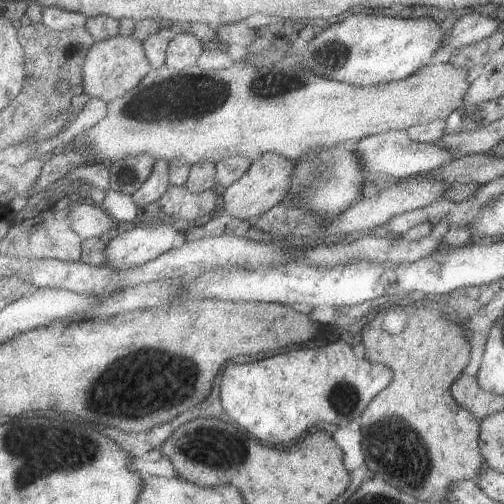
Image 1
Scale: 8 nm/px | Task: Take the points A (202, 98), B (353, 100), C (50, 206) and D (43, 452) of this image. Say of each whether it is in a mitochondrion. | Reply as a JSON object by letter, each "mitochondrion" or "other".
{"A":"mitochondrion","B":"other","C":"other","D":"mitochondrion"}

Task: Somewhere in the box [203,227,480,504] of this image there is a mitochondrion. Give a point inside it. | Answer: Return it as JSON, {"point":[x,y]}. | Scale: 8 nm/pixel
{"point":[396,451]}

